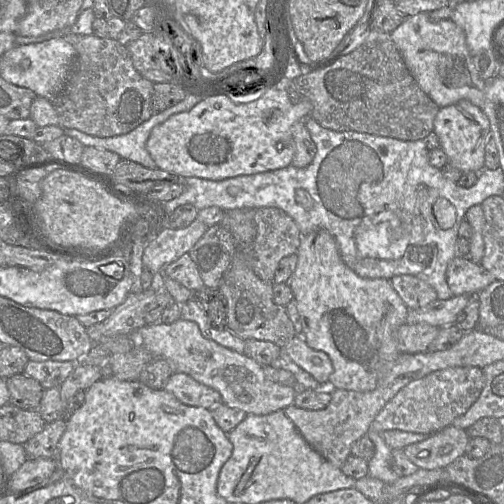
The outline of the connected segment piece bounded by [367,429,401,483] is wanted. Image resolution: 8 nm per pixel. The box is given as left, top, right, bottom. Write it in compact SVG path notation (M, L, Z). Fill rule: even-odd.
M370 429L367 436L376 446L376 452L369 461L368 475L386 483L393 483L401 477L398 473L398 466L394 463L393 449L387 445L378 432Z

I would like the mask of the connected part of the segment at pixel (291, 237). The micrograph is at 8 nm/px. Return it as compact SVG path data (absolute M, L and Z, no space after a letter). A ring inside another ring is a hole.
M258 208L254 220L257 234L252 248L252 269L263 281L273 282L279 262L297 253L302 235L293 218L279 208Z

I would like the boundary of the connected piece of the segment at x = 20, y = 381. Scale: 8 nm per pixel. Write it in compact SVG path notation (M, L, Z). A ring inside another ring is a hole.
M21 373L7 378L6 384L11 404L24 410L38 409L44 394L44 388L37 380Z

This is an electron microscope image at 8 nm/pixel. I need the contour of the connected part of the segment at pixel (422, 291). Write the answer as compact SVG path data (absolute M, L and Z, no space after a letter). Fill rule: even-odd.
M399 275L390 281L409 310L426 307L438 299L434 288L414 276Z

